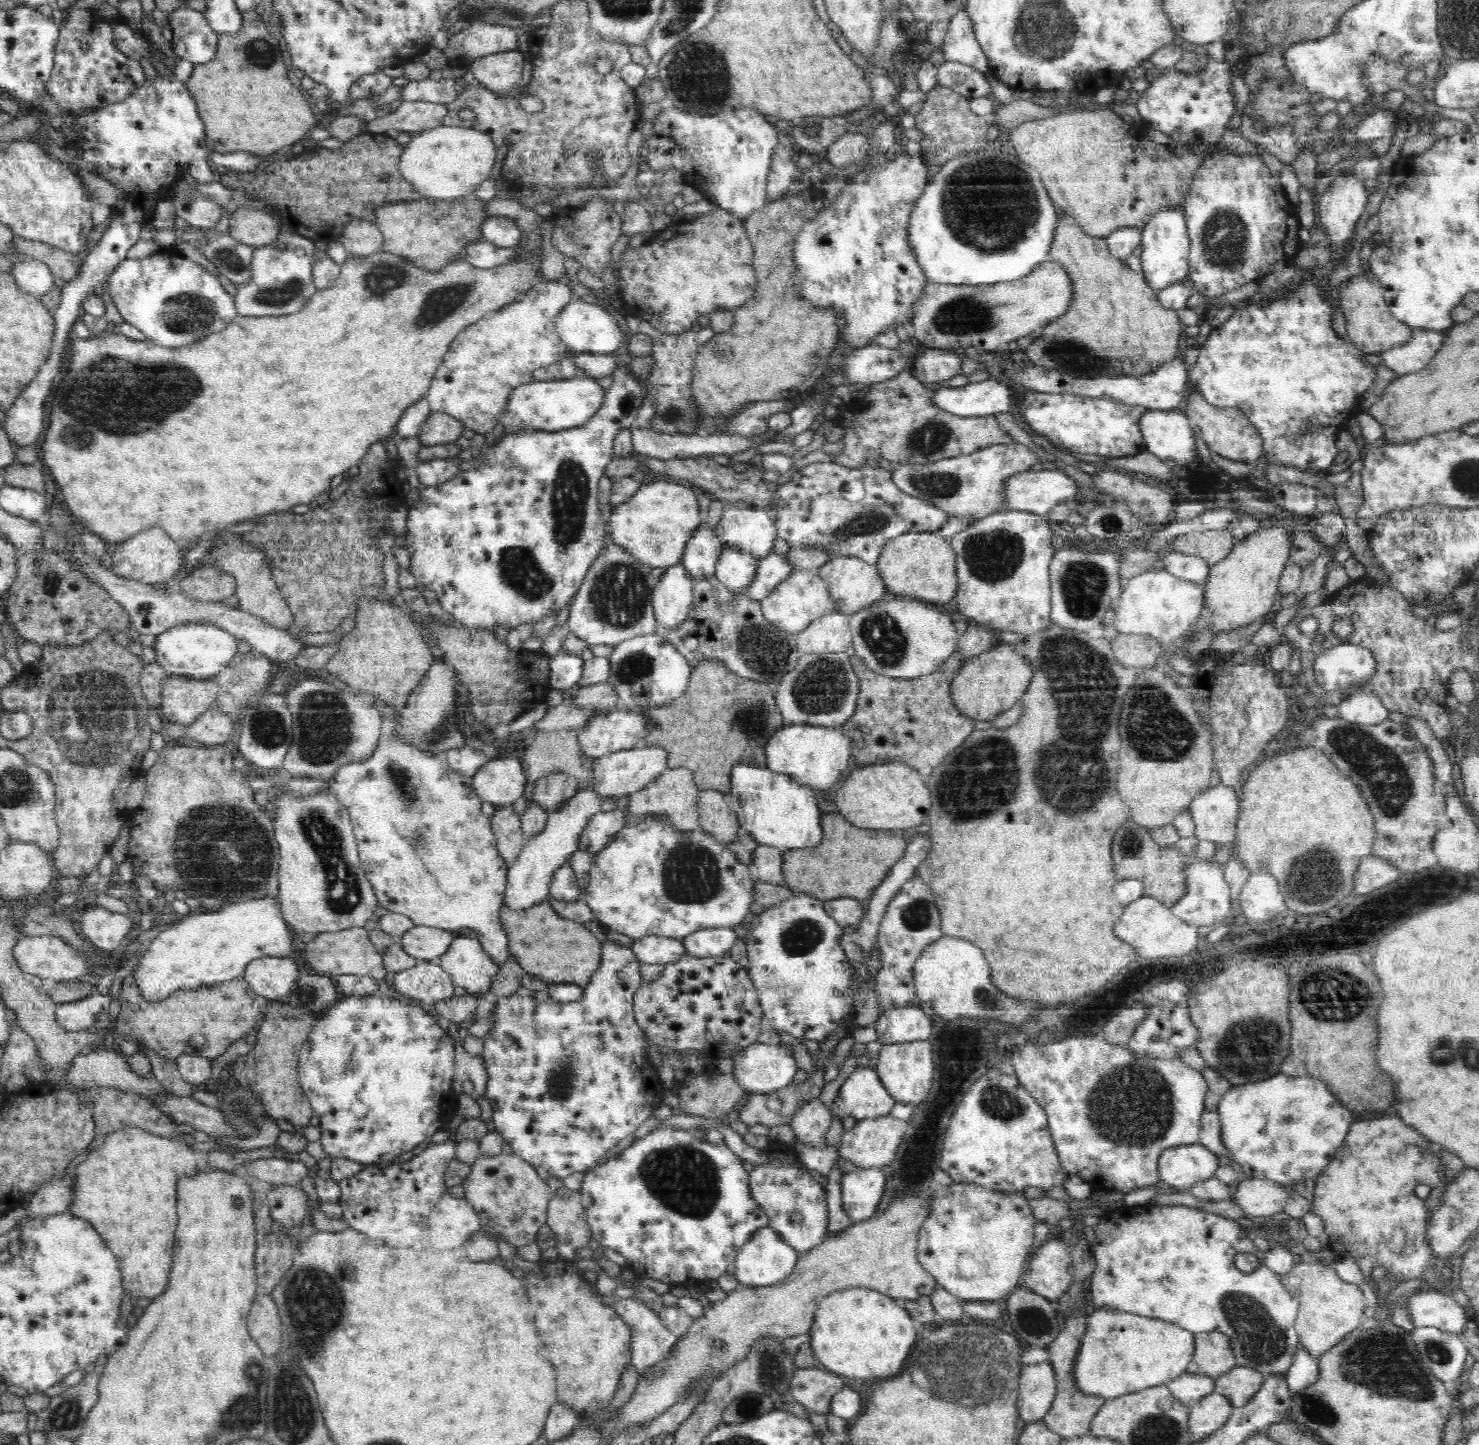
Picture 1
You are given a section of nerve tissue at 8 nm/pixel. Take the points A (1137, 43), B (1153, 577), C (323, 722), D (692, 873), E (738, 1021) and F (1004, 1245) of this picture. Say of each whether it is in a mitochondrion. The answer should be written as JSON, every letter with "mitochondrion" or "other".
{"A":"other","B":"other","C":"mitochondrion","D":"mitochondrion","E":"other","F":"other"}

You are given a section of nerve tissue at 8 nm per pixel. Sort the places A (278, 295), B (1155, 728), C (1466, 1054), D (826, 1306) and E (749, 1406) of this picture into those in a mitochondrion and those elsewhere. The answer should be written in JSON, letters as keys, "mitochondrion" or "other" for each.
{"A":"mitochondrion","B":"mitochondrion","C":"mitochondrion","D":"other","E":"mitochondrion"}

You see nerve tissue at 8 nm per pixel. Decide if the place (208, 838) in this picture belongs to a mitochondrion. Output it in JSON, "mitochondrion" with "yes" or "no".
{"mitochondrion":"yes"}

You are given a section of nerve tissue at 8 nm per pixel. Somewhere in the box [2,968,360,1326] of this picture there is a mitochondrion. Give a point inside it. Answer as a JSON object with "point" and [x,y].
{"point":[240,1113]}

